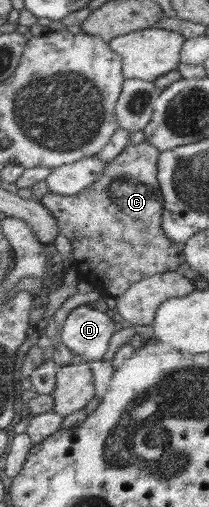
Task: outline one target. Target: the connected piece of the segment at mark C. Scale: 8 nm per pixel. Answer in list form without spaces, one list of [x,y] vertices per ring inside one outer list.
[[[144,141],[140,144],[130,144],[115,160],[112,160],[107,165],[107,174],[104,174],[96,183],[93,183],[83,192],[78,193],[78,195],[64,195],[50,190],[42,198],[43,203],[45,203],[59,219],[61,233],[67,235],[73,241],[75,247],[74,266],[77,268],[80,278],[92,285],[95,290],[100,291],[104,296],[114,296],[117,299],[126,294],[135,283],[166,271],[177,271],[180,265],[184,263],[184,256],[186,255],[185,242],[181,241],[180,243],[176,243],[168,239],[164,233],[164,206],[166,204],[164,203],[163,187],[159,180],[159,161],[162,153],[163,151],[159,147],[156,147],[153,143],[148,141]]]

